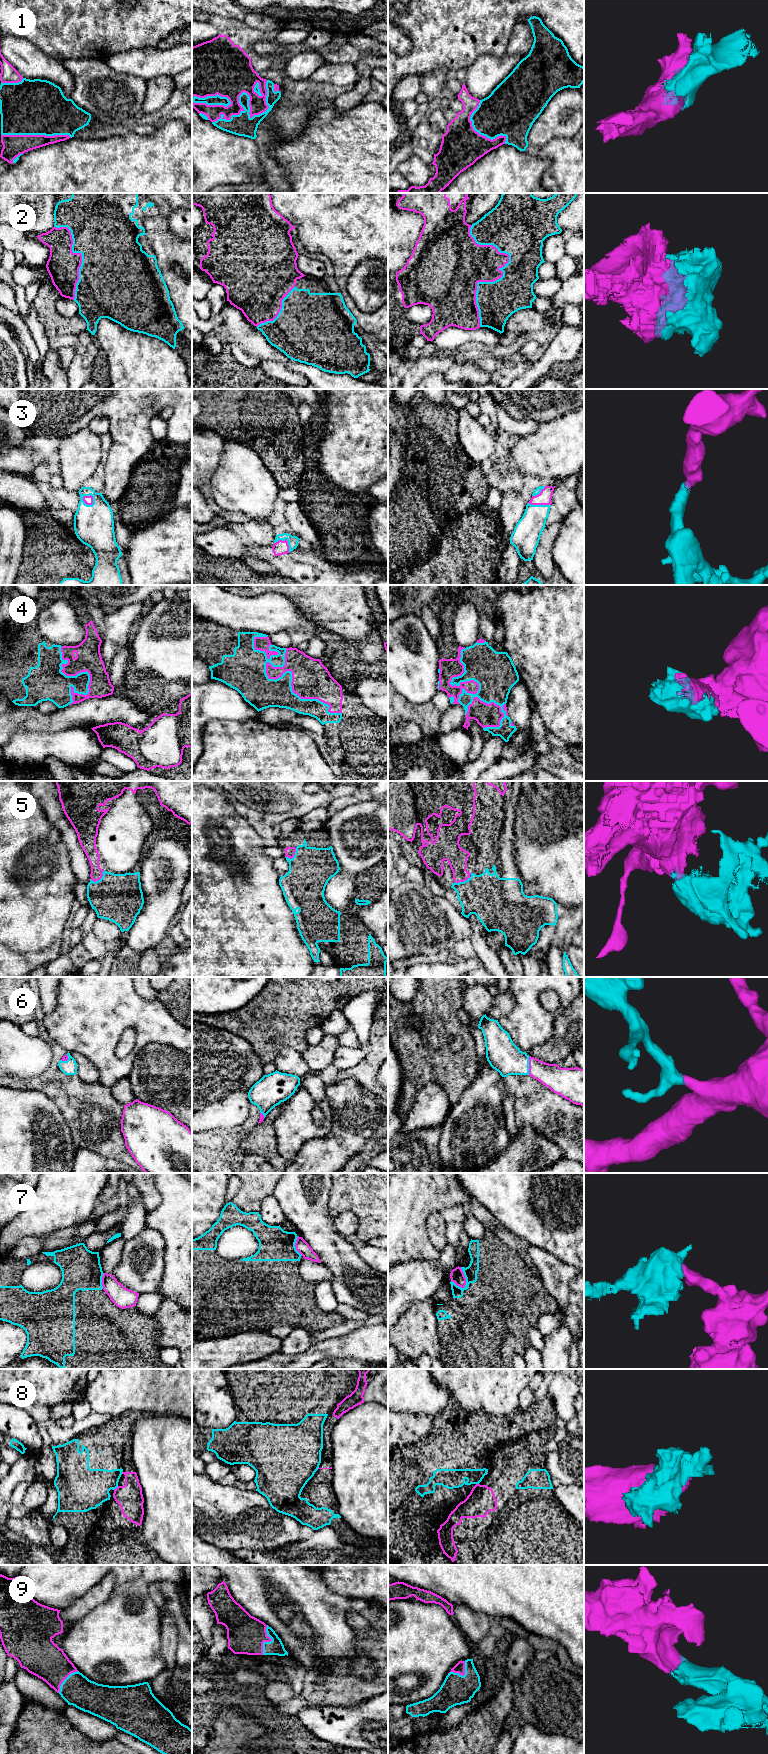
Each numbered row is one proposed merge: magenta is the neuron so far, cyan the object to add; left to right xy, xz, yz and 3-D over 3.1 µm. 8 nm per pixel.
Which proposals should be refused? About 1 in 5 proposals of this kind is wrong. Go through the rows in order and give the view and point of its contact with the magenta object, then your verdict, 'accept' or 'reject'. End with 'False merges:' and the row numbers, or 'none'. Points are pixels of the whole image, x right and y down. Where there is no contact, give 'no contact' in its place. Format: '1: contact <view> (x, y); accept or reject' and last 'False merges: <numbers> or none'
1: contact xz (249, 101); accept
2: contact yz (502, 275); accept
3: contact xy (87, 504); accept
4: contact xz (292, 690); accept
5: contact xy (99, 879); accept
6: contact yz (529, 1065); accept
7: contact yz (465, 1278); reject
8: contact xy (116, 1488); reject
9: contact xz (268, 1641); accept
False merges: 7, 8

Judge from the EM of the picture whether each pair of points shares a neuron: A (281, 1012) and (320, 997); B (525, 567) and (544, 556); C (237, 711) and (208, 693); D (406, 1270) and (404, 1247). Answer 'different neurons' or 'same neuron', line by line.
A: same neuron
B: different neurons
C: same neuron
D: different neurons

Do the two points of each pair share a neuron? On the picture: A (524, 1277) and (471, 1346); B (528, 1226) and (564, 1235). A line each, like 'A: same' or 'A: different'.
A: same
B: same

